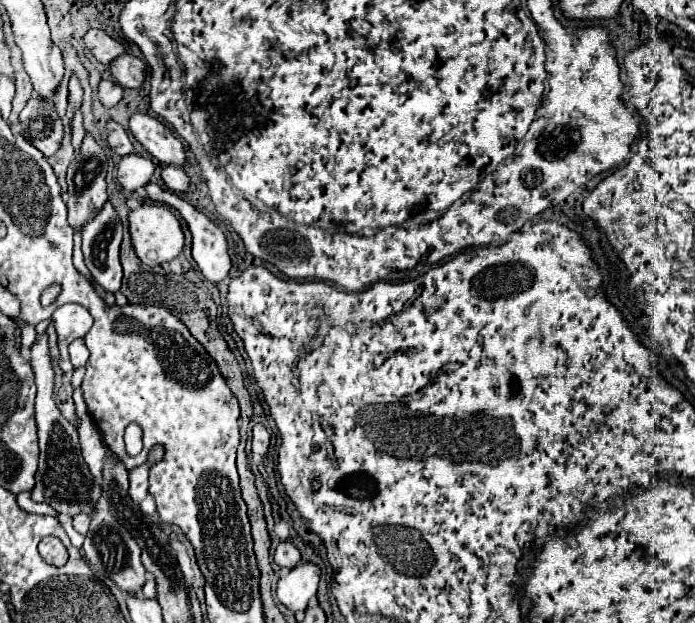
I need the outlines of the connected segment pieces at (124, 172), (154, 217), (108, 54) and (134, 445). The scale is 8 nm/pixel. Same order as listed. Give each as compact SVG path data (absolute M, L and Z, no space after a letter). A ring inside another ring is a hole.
M126 154L120 158L118 164L118 182L126 190L136 190L150 180L152 172L154 172L152 160L138 154Z
M142 204L138 210L130 210L128 214L128 224L130 224L130 238L132 238L132 246L136 250L136 256L148 264L148 266L156 266L156 264L164 264L174 260L184 246L184 234L180 228L178 218L160 204Z
M88 30L84 34L84 44L92 52L92 56L102 64L110 64L114 58L118 58L124 52L124 46L120 42L112 40L102 30Z
M130 424L124 434L126 451L130 456L139 454L143 448L142 429L138 424Z

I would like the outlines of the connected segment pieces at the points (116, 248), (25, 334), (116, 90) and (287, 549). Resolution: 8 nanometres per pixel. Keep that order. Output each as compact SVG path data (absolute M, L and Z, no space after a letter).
M104 204L102 212L90 220L84 226L82 232L82 252L84 252L84 262L90 270L90 274L94 276L94 280L106 290L106 292L118 292L122 286L122 266L120 266L120 242L122 242L122 224L120 218L116 214L116 210L112 208L112 204Z
M24 326L24 328L22 328L22 354L24 354L26 358L30 356L30 348L32 348L34 340L36 340L36 330L34 330L34 326Z
M100 80L98 84L98 100L104 108L112 108L122 98L122 88L114 80Z
M280 542L276 552L274 552L274 562L288 572L290 568L294 568L300 562L300 552L292 546L292 542Z

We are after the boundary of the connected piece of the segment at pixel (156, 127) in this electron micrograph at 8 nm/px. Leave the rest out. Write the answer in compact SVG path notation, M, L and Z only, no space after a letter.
M136 112L130 116L128 126L134 138L144 146L144 150L150 152L158 162L174 164L174 166L184 164L186 154L182 142L160 120Z

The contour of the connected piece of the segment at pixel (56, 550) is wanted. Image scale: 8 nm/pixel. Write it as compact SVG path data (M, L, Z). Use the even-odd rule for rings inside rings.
M54 536L42 538L42 542L38 546L38 552L44 558L44 562L48 562L52 566L64 566L66 560L68 560L68 552L66 552L64 544Z

